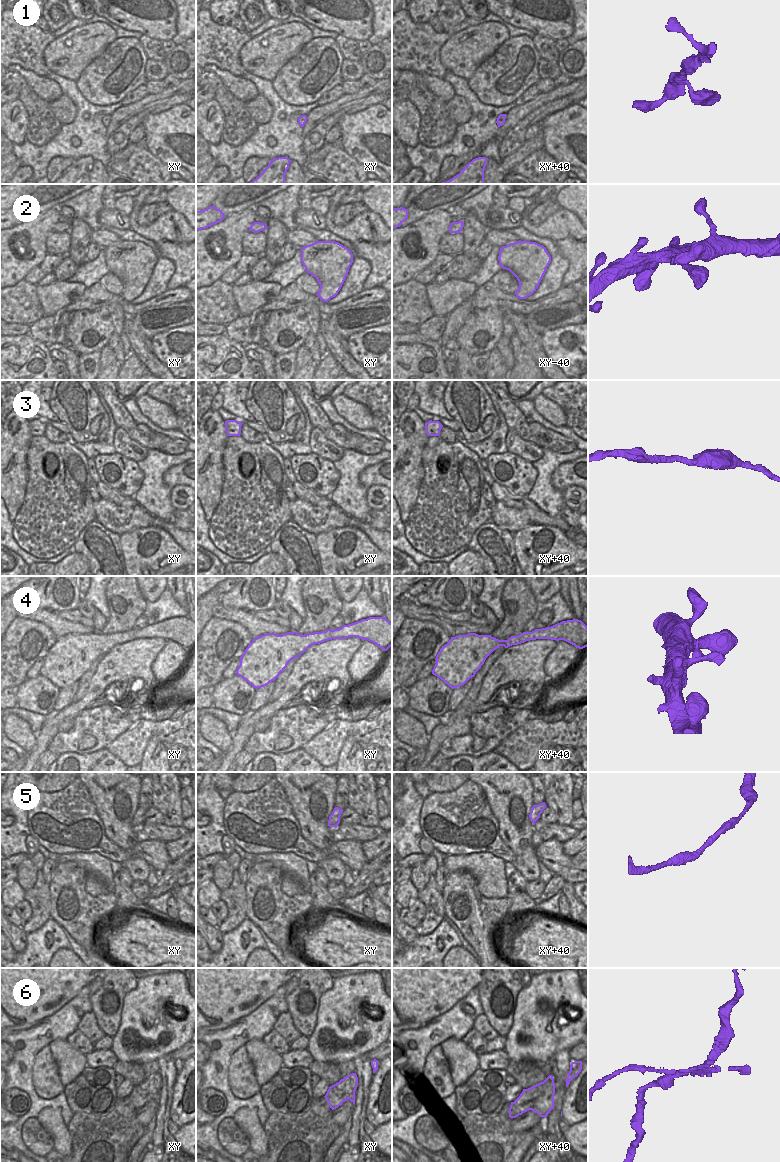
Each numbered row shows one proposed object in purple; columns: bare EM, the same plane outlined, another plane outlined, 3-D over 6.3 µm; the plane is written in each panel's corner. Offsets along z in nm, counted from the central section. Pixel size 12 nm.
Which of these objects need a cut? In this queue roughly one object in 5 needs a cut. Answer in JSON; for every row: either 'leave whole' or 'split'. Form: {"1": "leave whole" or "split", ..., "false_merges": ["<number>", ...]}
{"1": "leave whole", "2": "leave whole", "3": "leave whole", "4": "leave whole", "5": "leave whole", "6": "split", "false_merges": ["6"]}

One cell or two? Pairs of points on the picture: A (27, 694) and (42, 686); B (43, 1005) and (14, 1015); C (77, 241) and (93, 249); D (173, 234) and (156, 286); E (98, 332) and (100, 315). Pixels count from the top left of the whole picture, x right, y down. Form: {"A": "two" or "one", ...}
{"A": "one", "B": "one", "C": "two", "D": "two", "E": "one"}

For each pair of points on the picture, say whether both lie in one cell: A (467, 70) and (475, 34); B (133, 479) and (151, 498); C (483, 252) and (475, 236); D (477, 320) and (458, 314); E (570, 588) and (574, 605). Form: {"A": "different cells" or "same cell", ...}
{"A": "same cell", "B": "different cells", "C": "different cells", "D": "different cells", "E": "same cell"}

